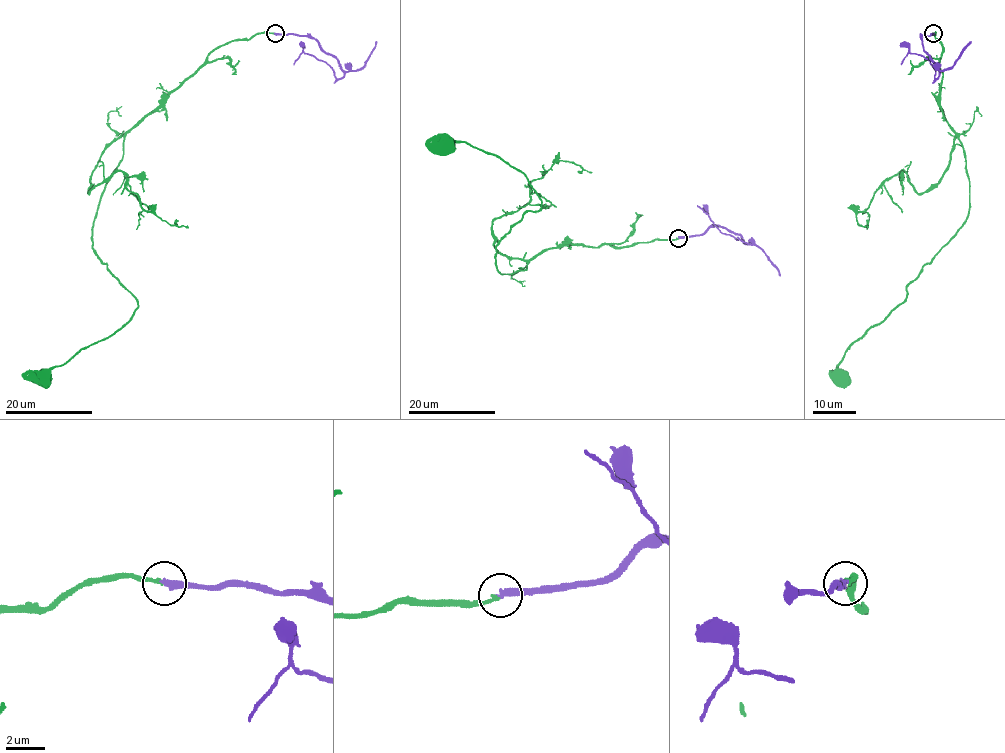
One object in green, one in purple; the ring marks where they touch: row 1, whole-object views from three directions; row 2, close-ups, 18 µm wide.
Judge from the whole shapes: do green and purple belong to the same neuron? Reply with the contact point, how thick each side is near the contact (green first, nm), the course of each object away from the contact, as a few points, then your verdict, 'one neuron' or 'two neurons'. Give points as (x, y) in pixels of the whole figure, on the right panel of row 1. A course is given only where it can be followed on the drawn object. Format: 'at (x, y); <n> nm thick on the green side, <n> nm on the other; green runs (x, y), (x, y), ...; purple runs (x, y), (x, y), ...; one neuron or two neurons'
at (933, 33); 150 nm thick on the green side, 360 nm on the other; green runs (933, 33), (943, 46), (940, 106), (961, 144), (969, 209), (908, 285), (906, 298), (847, 348), (840, 378); purple runs (933, 33), (921, 38), (922, 47), (938, 67), (936, 79), (930, 61), (917, 54), (908, 53), (901, 65); one neuron

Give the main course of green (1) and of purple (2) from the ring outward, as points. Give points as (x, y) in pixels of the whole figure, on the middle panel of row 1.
1: (678, 237), (561, 244), (501, 273), (497, 243), (541, 199), (498, 157), (446, 144)
2: (678, 237), (702, 235), (716, 226), (738, 233), (747, 243), (721, 232), (697, 206)

